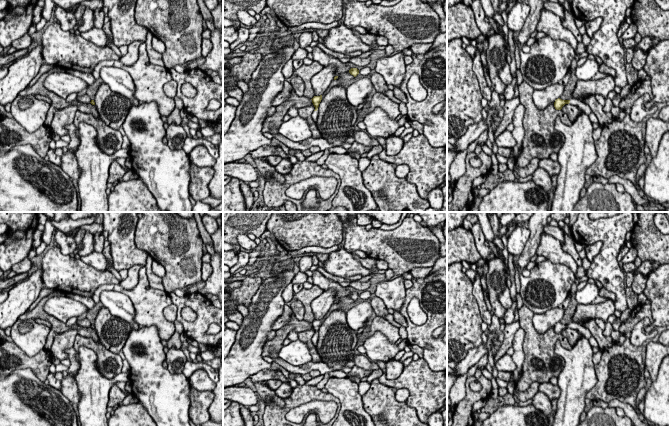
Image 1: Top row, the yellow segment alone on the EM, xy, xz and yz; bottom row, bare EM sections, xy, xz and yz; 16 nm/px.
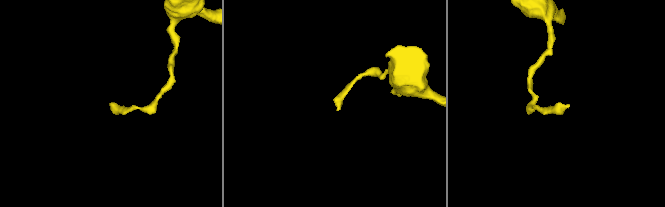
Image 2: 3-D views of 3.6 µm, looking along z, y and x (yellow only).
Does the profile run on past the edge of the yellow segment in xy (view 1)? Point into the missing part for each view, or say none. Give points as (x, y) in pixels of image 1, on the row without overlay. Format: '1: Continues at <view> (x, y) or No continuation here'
1: No continuation here

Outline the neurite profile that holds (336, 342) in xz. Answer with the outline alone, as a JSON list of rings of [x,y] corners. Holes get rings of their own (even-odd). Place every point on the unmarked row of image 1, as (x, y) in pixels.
[[[339,308],[331,312],[321,324],[316,350],[321,362],[337,371],[342,370],[355,356],[357,342],[356,331],[348,326],[346,313]]]

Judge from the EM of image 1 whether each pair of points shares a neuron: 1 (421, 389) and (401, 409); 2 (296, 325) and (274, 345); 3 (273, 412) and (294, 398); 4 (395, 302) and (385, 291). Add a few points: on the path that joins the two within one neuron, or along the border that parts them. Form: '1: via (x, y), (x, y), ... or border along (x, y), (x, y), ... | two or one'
1: border along (406, 401), (415, 410), (417, 415) | two
2: via (290, 327), (278, 339) | one
3: via (278, 412), (281, 412), (290, 403) | one
4: via (394, 299), (388, 293) | one

